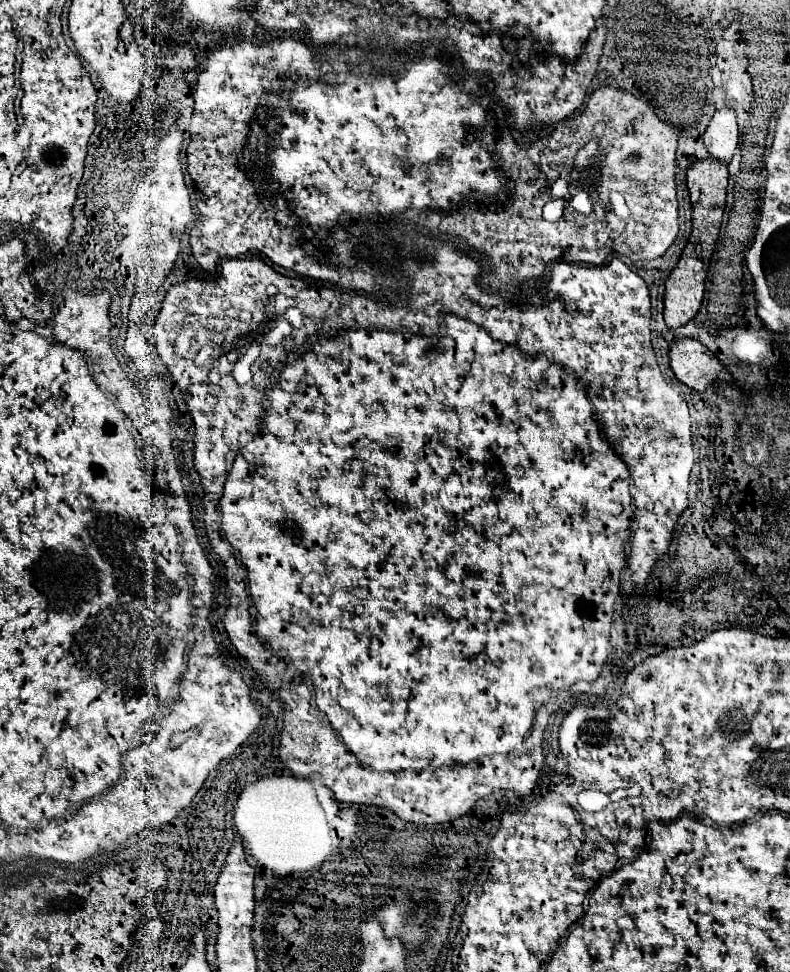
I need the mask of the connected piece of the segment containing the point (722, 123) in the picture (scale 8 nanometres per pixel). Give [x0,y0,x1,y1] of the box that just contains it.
[703,107,739,165]

